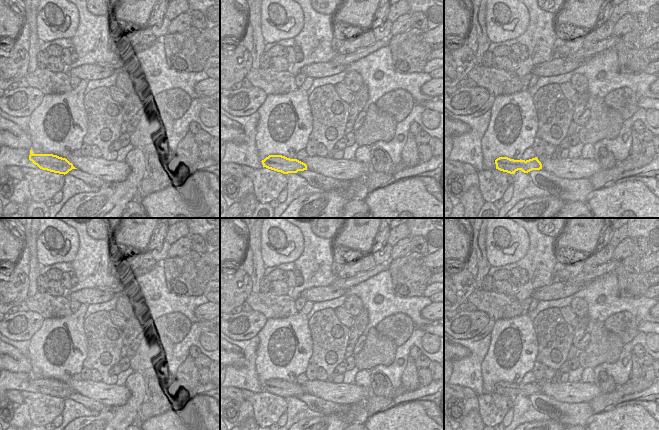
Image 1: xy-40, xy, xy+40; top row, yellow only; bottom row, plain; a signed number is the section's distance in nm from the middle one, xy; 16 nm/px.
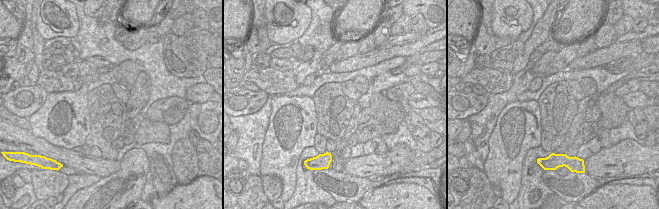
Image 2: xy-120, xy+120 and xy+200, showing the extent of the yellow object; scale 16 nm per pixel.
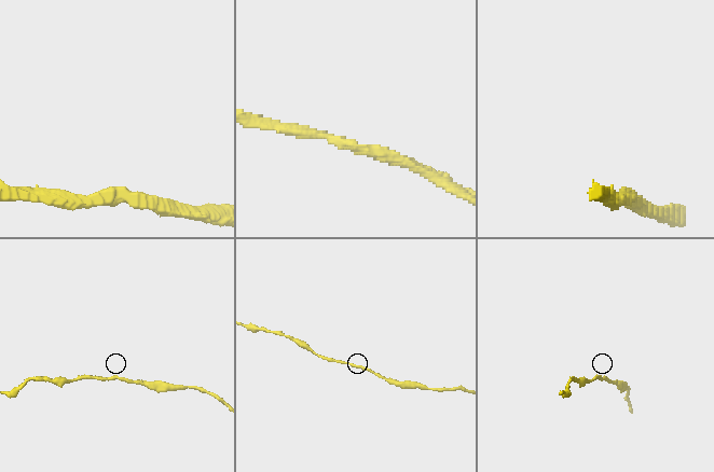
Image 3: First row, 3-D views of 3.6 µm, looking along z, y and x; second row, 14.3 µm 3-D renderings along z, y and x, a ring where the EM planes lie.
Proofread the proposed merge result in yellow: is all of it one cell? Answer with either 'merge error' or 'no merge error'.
no merge error

